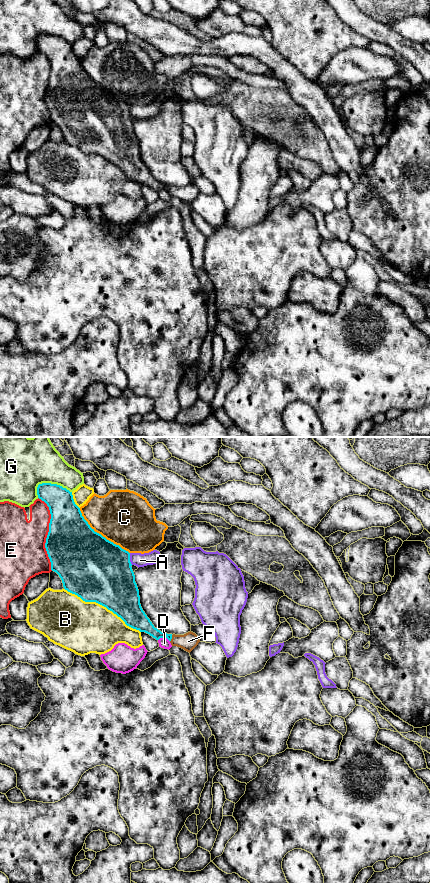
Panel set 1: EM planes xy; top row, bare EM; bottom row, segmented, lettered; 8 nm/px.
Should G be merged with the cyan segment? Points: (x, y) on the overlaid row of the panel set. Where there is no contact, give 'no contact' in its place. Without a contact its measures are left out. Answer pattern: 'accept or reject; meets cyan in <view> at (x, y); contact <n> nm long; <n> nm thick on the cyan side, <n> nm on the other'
reject; meets cyan in xy at (54, 484); contact 300 nm long; 220 nm thick on the cyan side, 380 nm on the other

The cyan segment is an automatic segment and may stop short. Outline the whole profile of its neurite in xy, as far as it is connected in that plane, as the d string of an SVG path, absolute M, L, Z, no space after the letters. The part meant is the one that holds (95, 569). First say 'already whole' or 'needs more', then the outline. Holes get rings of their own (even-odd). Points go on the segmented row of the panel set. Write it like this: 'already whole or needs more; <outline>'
needs more; M42 483L37 487L38 498L49 507L51 519L45 548L51 562L51 570L62 580L68 592L85 602L96 602L120 617L127 626L145 632L159 640L167 638L172 646L191 652L200 642L193 632L184 635L167 634L154 627L143 611L130 553L107 540L90 527L75 504L72 492L57 484Z

